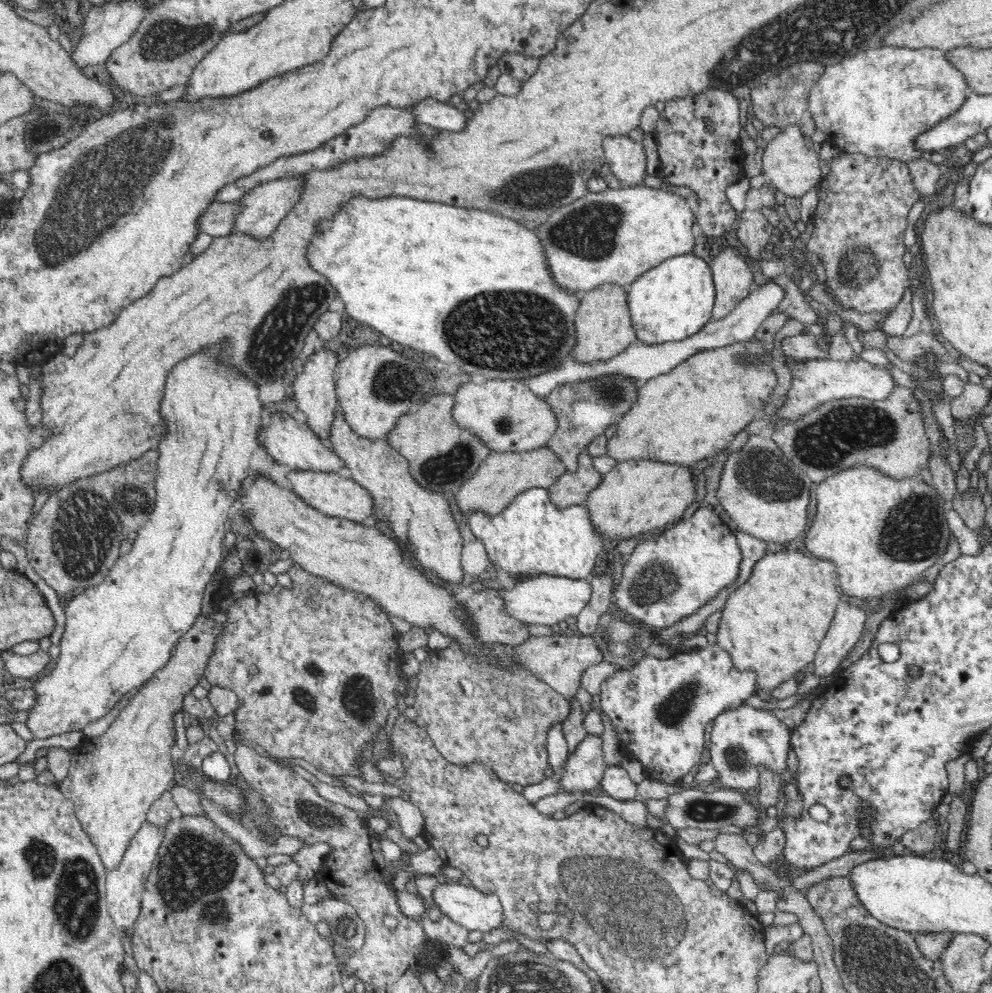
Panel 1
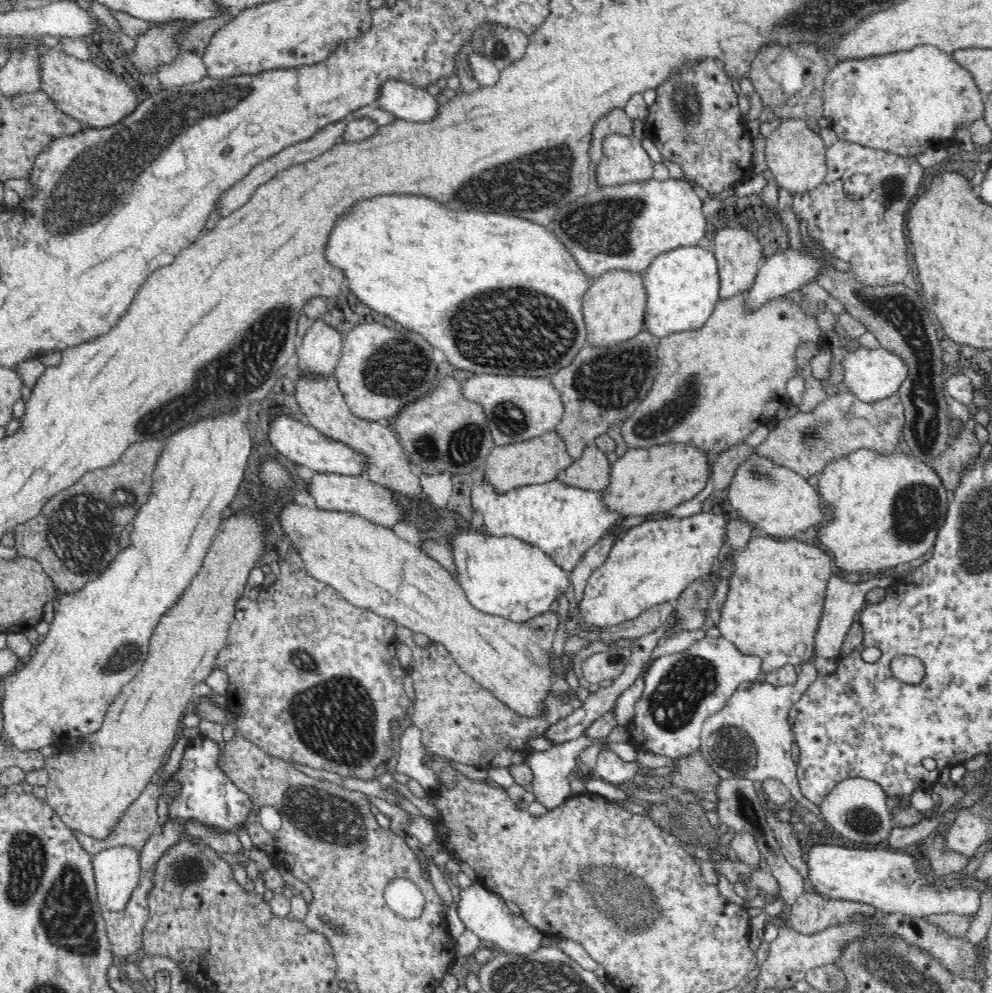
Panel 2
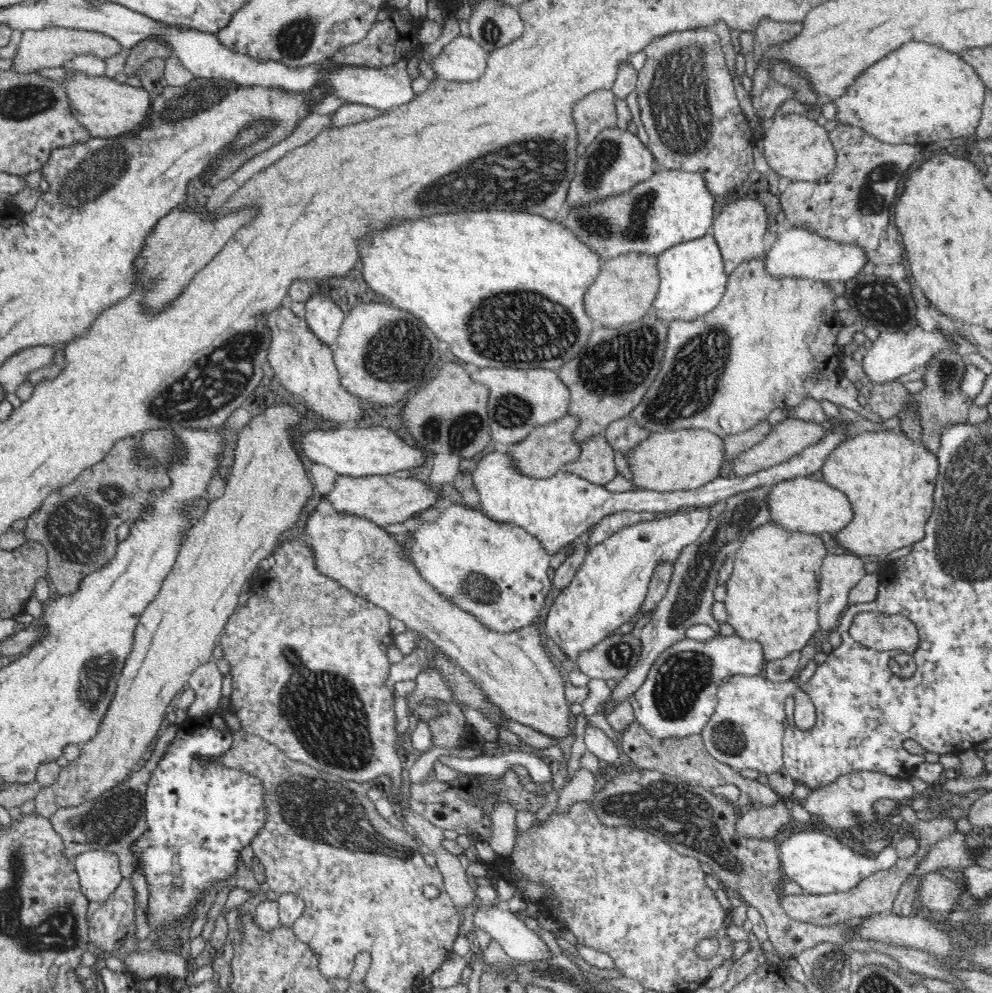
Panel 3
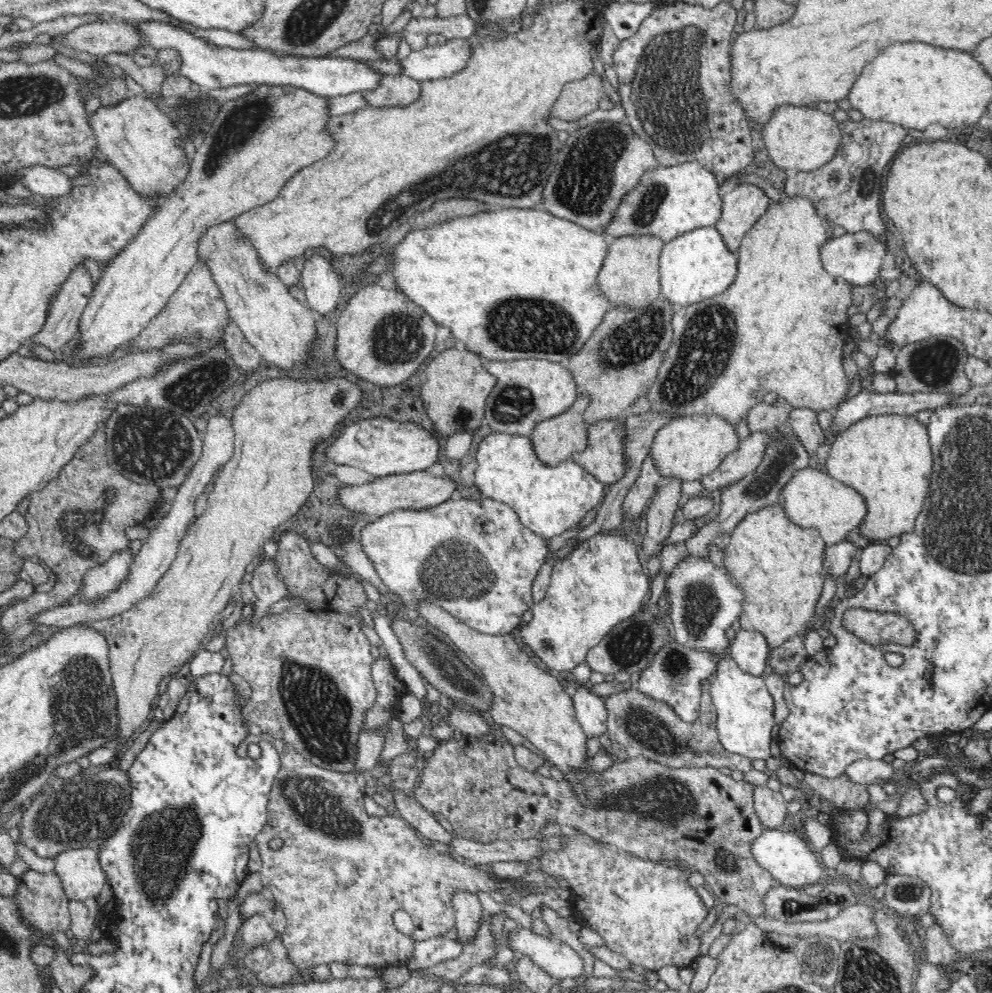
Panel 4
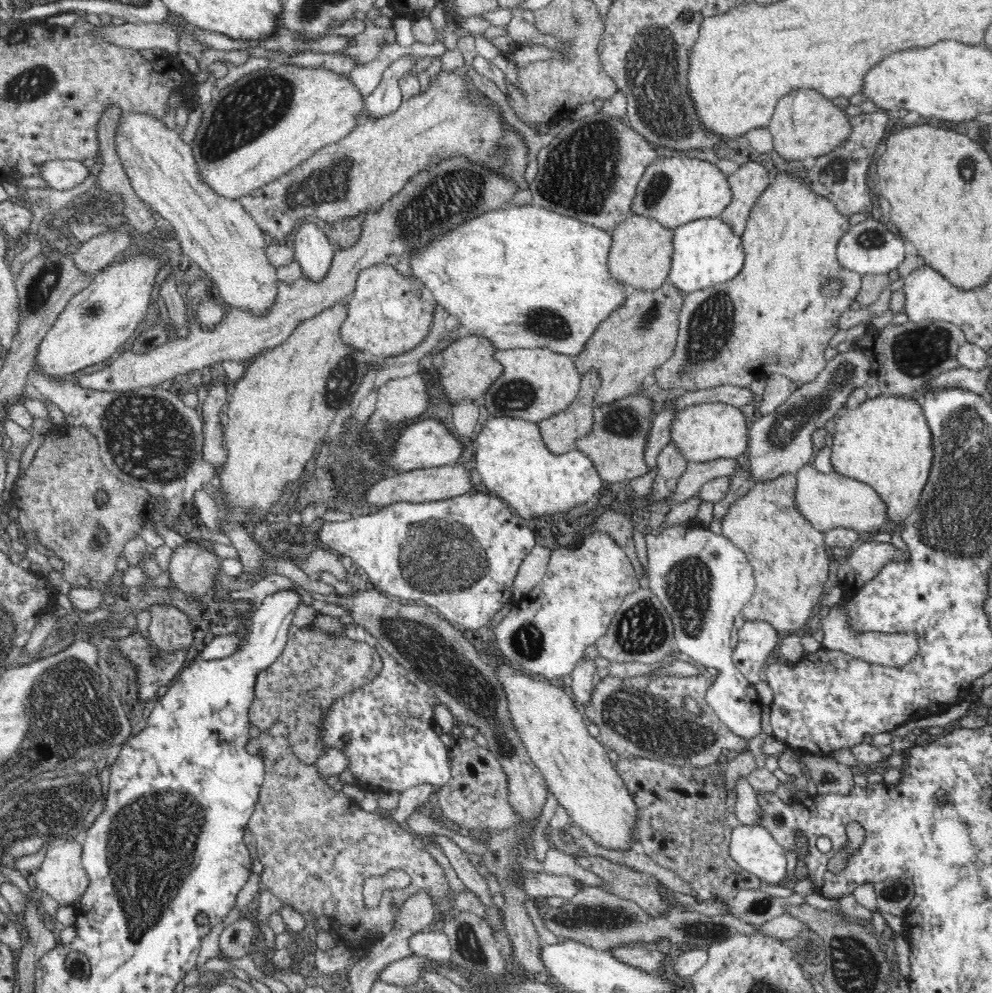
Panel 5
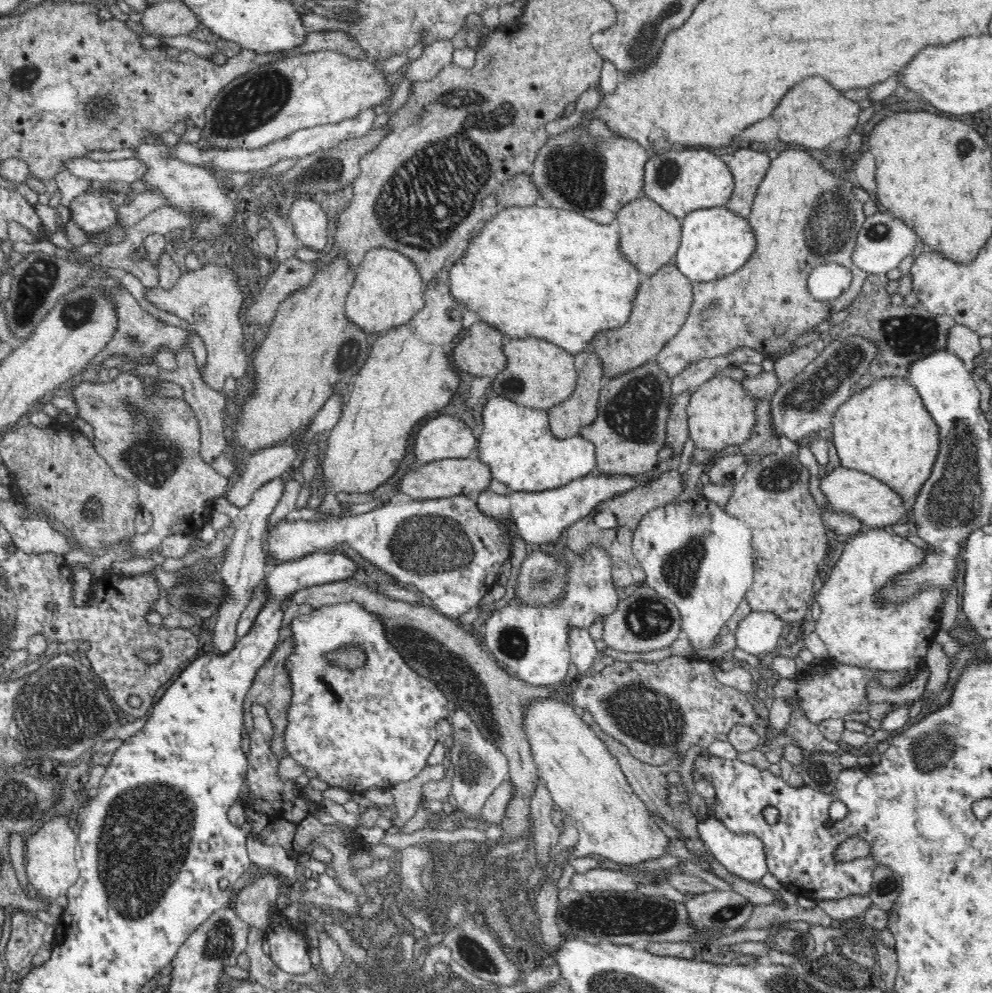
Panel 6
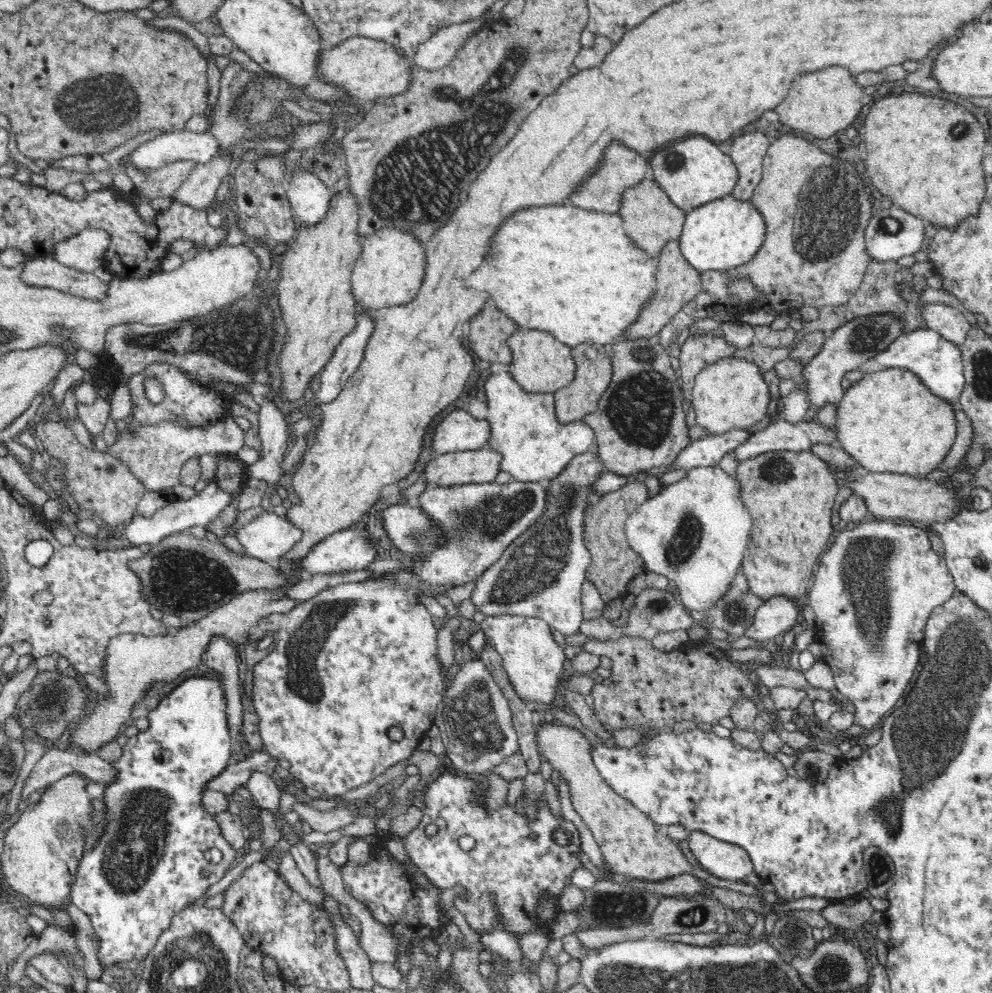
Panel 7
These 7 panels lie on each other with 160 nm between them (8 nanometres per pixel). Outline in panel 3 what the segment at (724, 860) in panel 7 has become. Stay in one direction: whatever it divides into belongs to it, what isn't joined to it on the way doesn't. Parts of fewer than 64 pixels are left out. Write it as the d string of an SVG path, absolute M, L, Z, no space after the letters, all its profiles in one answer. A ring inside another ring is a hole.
M794 827L778 839L778 858L785 880L798 883L807 894L826 895L847 892L878 870L888 870L896 864L898 855L893 844L880 850L878 854L856 852L853 847L843 844L838 839L803 827Z

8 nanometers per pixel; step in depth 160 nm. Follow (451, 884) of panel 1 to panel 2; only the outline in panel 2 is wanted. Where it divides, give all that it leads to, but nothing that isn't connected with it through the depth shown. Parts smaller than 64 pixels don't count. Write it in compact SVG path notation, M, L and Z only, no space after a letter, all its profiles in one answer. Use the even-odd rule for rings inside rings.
M478 882L461 890L460 900L455 907L466 929L472 931L481 943L492 946L497 952L532 957L540 951L544 933L528 924L525 915L515 916L502 898Z

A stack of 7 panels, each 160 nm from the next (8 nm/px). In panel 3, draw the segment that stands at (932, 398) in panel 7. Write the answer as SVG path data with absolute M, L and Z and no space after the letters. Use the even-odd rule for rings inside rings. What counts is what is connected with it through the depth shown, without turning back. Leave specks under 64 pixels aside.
M862 432L839 443L826 457L818 475L830 487L843 492L854 511L850 524L833 534L835 542L856 557L887 556L898 549L921 542L925 538L924 526L934 508L934 486L938 474L937 456L923 445L914 443L902 432Z

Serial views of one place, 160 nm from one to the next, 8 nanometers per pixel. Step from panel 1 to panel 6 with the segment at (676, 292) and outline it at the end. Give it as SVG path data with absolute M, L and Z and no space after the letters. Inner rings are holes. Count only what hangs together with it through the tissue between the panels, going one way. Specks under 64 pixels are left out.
M724 207L696 210L680 220L681 244L674 256L675 265L693 284L720 280L748 262L755 249L750 223Z

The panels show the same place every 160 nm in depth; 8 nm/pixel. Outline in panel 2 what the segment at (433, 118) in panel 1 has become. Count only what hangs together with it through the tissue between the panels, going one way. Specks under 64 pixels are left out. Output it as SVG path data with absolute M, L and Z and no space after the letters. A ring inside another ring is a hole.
M398 79L386 80L380 88L380 98L376 106L394 114L395 118L412 122L430 122L440 100L426 89L412 86Z

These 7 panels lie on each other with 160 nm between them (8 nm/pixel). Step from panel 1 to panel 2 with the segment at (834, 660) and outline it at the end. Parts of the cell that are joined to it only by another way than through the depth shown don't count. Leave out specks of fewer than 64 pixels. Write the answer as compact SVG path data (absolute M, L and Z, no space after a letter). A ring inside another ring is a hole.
M876 574L868 581L861 581L859 583L850 583L846 581L846 577L833 575L828 578L826 584L826 594L824 596L824 606L822 616L820 616L818 630L815 634L815 657L832 658L837 660L840 657L840 650L844 644L846 634L850 632L852 624L860 615L860 610L867 604L865 601L866 593L876 587L888 588L896 583L894 575L890 574Z

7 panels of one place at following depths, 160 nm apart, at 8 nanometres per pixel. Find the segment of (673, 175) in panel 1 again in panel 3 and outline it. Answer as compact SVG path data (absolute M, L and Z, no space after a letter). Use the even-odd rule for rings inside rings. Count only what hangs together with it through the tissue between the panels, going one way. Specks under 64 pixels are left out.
M694 28L682 32L670 32L654 38L644 50L646 66L638 74L637 101L641 112L640 122L644 126L650 152L657 168L686 172L699 172L706 188L713 196L724 196L740 186L754 169L754 145L756 135L748 119L740 109L734 91L734 82L720 48L720 37L712 28Z

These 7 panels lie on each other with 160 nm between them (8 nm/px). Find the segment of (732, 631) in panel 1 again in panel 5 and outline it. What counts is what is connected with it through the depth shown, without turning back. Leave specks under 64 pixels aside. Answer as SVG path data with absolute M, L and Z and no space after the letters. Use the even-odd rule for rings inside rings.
M796 475L754 483L754 488L730 505L722 521L721 534L746 554L755 576L755 591L744 604L742 617L769 622L780 636L807 624L828 580L825 534L816 530L795 505Z

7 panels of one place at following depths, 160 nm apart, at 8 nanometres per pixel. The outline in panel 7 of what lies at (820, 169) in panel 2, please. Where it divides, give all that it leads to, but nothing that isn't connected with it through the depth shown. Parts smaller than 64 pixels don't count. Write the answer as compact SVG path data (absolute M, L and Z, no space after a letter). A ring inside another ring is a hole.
M830 66L798 76L792 82L790 92L776 106L775 111L779 121L792 130L810 134L814 138L830 138L838 133L848 136L850 124L856 120L867 101L862 87L856 83L856 78L848 73L848 69Z

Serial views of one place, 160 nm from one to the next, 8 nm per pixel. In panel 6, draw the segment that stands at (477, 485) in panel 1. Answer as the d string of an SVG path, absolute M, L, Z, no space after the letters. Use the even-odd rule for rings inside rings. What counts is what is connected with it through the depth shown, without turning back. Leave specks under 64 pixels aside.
M582 351L574 354L574 364L577 370L577 384L574 392L572 392L568 400L547 411L550 431L552 431L554 439L565 440L573 438L580 433L583 427L593 424L597 418L599 394L606 382L601 358L594 352Z

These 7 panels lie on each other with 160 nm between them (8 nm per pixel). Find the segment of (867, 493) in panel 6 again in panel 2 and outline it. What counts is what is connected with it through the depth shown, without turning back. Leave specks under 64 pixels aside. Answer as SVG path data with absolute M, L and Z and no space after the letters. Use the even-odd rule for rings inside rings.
M756 449L738 466L729 486L728 502L730 502L730 506L734 508L741 518L745 518L756 528L757 533L763 535L784 540L794 537L799 538L802 536L802 532L810 528L810 526L816 526L816 524L822 524L831 519L831 506L820 502L821 496L810 484L809 479L803 478L800 474L784 466L779 466L772 459L766 459L766 457L758 455Z

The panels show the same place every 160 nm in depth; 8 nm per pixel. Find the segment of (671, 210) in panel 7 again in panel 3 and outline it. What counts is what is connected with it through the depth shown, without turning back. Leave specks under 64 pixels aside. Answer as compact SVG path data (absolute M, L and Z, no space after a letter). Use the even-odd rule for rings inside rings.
M628 252L602 262L598 278L586 290L584 306L595 326L620 328L640 320L651 309L659 287L657 257L641 252Z

